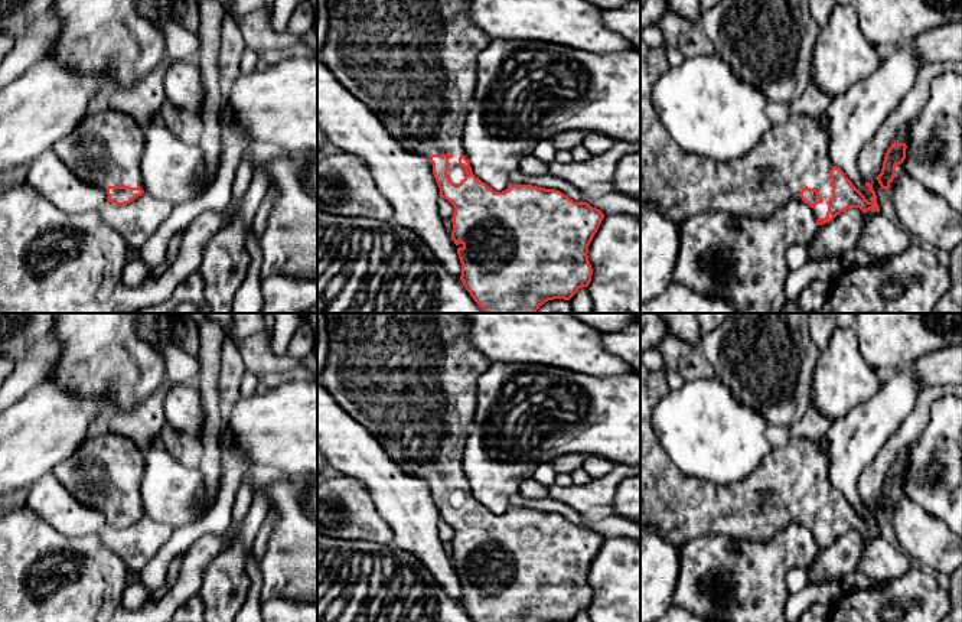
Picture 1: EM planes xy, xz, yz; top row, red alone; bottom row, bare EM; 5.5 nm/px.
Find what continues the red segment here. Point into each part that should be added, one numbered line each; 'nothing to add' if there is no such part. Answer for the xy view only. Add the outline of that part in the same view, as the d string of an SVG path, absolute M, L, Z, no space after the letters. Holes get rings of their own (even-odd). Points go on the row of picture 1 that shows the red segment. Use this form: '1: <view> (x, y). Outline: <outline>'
1: xy (107, 146). Outline: M100 102L85 120L52 150L59 160L84 180L97 182L107 193L108 186L140 186L144 190L140 160L144 150L143 127L130 115Z

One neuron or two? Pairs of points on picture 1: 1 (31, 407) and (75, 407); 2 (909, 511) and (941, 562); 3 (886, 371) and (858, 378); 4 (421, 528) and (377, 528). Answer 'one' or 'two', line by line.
1: one
2: one
3: two
4: two

